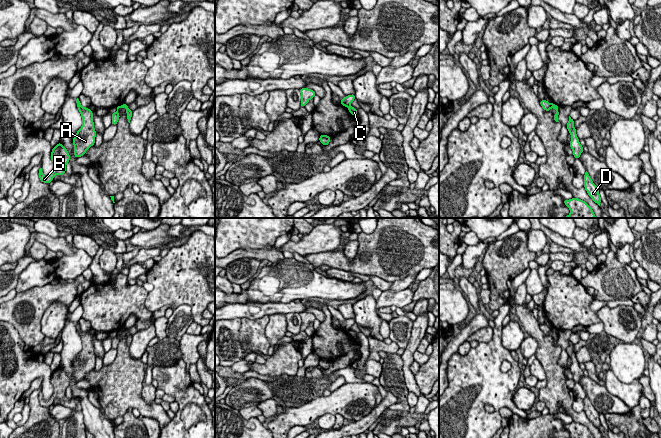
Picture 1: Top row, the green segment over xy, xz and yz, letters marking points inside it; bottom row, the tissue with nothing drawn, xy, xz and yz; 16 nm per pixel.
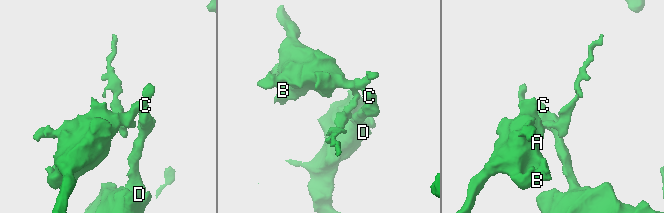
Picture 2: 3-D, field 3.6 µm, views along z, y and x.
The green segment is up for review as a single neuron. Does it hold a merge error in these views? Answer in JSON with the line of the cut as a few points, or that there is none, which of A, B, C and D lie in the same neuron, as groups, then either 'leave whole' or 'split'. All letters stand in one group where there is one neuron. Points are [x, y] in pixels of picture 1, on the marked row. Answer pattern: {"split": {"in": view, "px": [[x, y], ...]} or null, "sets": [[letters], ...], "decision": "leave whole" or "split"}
{"split": {"in": "yz", "px": [[550, 104], [551, 107]]}, "sets": [["A", "B"], ["C", "D"]], "decision": "split"}

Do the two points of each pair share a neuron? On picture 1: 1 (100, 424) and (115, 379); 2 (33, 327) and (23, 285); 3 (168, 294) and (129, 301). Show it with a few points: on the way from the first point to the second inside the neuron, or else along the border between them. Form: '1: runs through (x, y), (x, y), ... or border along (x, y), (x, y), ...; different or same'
1: border along (103, 413), (109, 420); different
2: border along (47, 284), (33, 286), (17, 293); different
3: border along (148, 292), (145, 298), (145, 306), (152, 313); different

